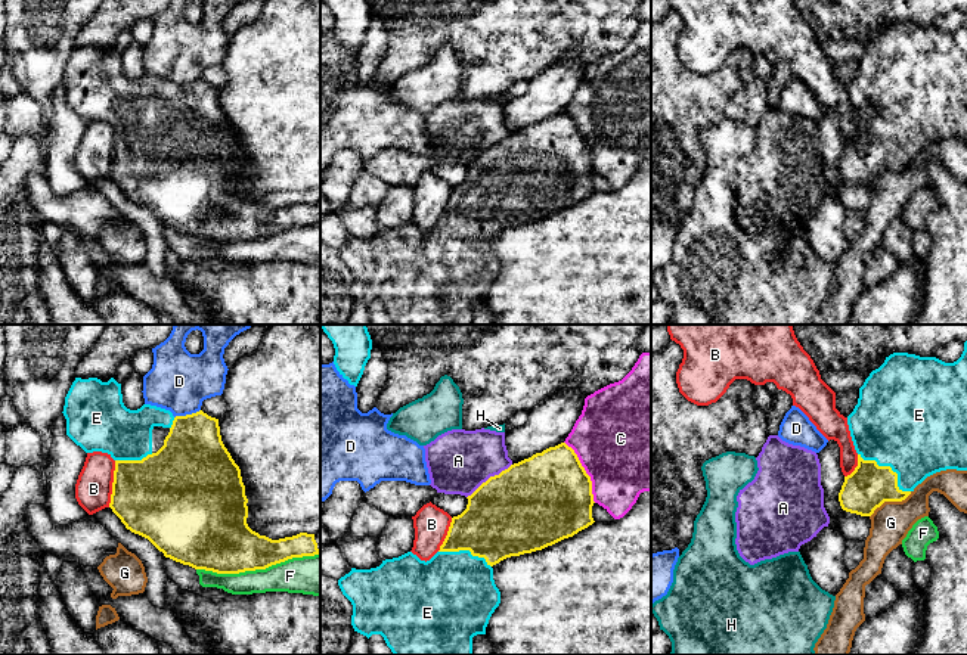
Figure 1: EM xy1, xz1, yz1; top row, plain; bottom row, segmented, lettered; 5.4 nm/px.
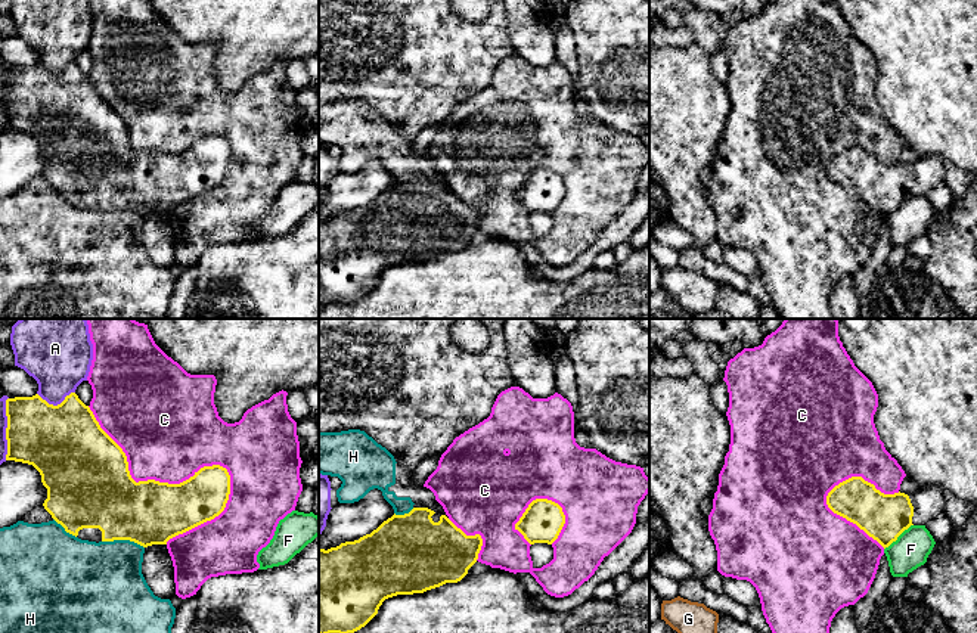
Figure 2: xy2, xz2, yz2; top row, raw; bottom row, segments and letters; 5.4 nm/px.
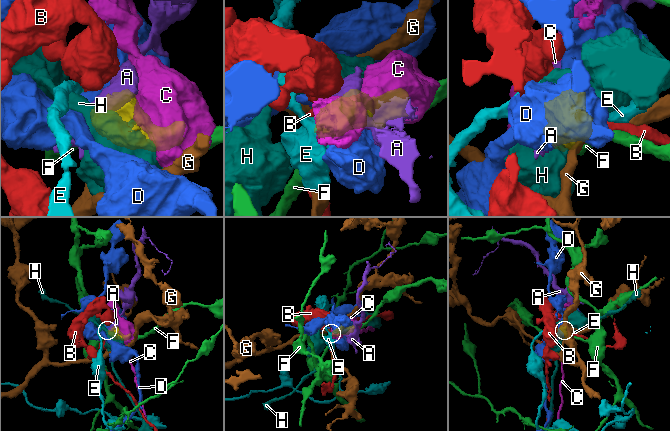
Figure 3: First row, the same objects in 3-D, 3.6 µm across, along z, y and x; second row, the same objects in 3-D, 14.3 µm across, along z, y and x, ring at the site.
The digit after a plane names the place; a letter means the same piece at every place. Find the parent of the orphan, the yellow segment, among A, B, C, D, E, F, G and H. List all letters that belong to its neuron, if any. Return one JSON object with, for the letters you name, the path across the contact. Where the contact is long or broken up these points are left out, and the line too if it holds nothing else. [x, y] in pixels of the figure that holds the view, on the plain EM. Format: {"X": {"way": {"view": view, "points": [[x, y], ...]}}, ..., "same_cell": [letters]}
{"same_cell": ["E"]}

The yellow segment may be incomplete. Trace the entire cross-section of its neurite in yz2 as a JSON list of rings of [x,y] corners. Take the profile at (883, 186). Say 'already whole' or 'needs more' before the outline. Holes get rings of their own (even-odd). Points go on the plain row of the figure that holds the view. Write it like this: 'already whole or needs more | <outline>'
needs more | [[[852,146],[828,162],[826,174],[885,218],[911,195],[925,195],[943,183],[946,173],[937,155],[919,156],[909,165],[884,164],[862,146]]]

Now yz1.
needs more | [[[967,10],[954,32],[908,22],[886,27],[859,58],[847,94],[858,136],[839,162],[846,181],[871,186],[884,171],[905,170],[936,142],[967,140]]]

